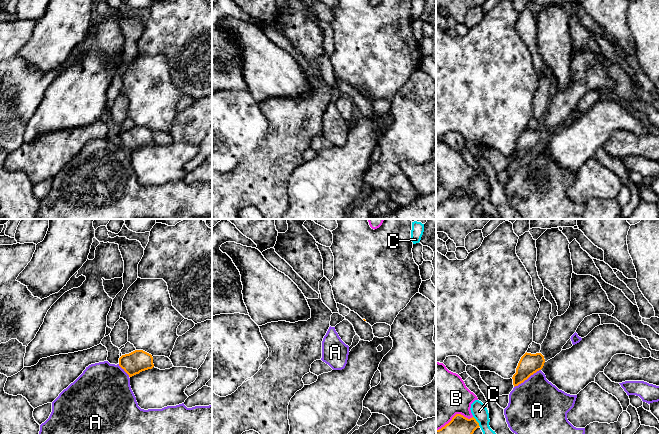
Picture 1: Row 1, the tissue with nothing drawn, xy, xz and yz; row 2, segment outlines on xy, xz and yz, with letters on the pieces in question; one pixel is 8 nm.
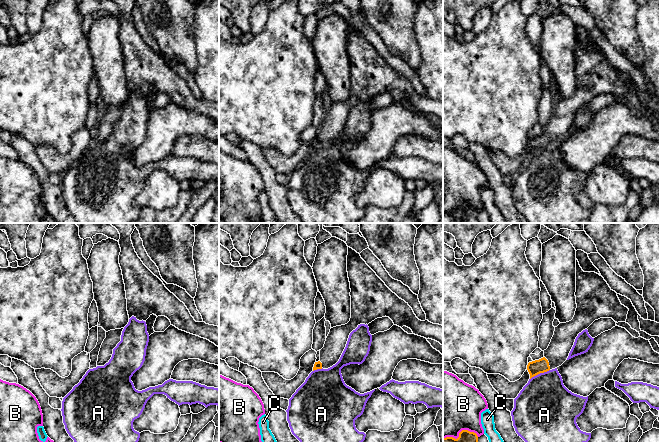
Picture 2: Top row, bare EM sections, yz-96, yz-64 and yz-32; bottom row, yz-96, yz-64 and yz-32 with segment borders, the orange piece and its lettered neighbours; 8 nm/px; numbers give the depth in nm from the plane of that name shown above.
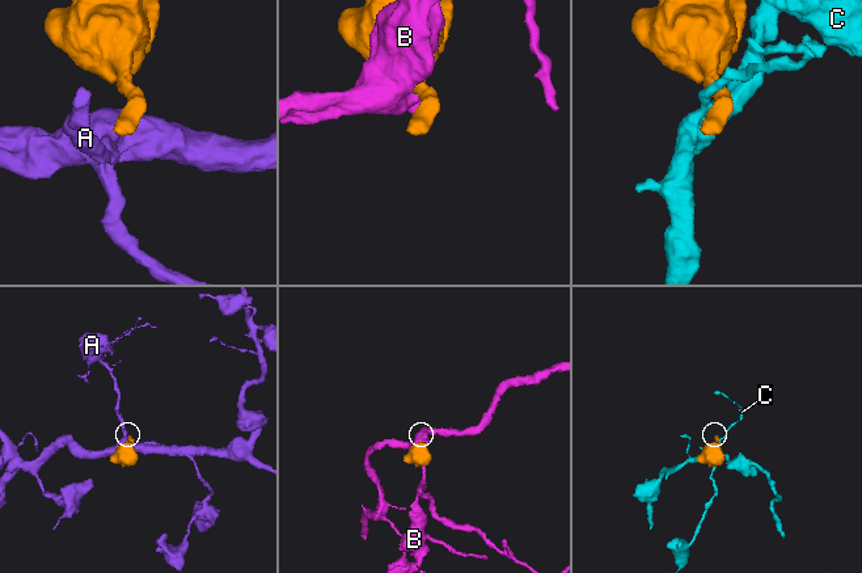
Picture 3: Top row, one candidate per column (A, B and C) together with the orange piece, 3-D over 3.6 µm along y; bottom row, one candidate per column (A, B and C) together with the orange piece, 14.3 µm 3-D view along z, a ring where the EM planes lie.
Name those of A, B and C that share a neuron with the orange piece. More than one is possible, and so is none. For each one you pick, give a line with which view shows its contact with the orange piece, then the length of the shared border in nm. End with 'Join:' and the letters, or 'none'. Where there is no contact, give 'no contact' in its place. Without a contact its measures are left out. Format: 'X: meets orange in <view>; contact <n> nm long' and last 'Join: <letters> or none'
Join: none

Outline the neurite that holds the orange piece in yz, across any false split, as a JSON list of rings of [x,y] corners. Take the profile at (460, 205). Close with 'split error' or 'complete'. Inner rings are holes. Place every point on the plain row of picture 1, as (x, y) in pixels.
[[[456,190],[448,200],[436,206],[436,219],[473,219],[472,210],[479,203],[474,193],[468,195]]]; complete

